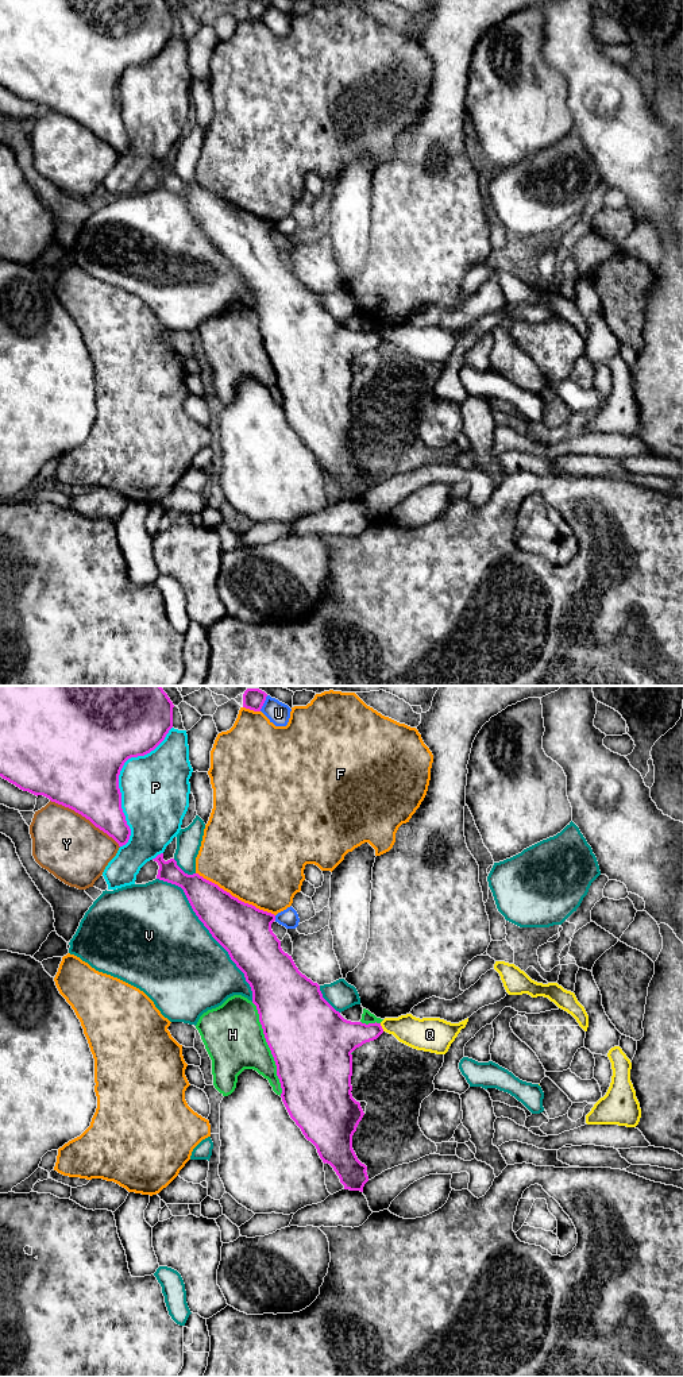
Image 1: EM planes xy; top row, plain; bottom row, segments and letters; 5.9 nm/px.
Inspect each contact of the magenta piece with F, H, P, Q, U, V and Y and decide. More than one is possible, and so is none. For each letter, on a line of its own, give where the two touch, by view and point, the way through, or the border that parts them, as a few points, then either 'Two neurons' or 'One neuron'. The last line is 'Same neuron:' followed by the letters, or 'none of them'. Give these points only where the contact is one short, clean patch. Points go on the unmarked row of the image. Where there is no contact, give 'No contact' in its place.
F: Touches magenta at xy (234, 205). Two neurons
H: Touches magenta at xy (270, 358). Two neurons
P: Touches magenta at xy (118, 89). Two neurons
Q: Touches magenta at xy (381, 336). Boundary: xy (379, 332), (384, 339). Two neurons
U: Touches magenta at xy (274, 227). Two neurons
V: Touches magenta at xy (209, 240). Two neurons
Y: Touches magenta at xy (85, 126). Two neurons
Same neuron: none of them

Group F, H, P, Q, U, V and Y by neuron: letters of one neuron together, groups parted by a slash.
F / H / P / Q / U / V / Y

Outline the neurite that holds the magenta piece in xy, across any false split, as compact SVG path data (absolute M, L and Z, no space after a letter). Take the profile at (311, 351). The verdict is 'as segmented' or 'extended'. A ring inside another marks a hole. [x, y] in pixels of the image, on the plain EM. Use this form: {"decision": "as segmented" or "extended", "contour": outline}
{"decision": "as segmented", "contour": "M163 162L153 169L159 174L157 188L184 198L198 228L244 282L290 427L316 455L323 471L333 477L344 498L363 501L368 490L367 475L352 458L352 444L364 421L351 402L351 362L377 348L383 342L381 332L347 329L323 306L320 294L302 284L292 265L282 259L281 250L271 239L274 223L239 209L198 182L185 182L174 167L165 170Z"}

